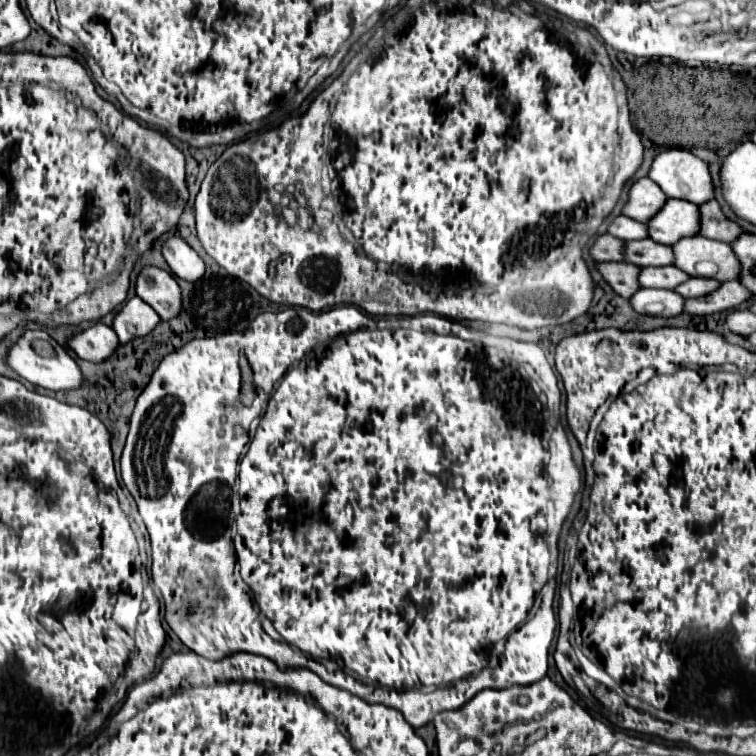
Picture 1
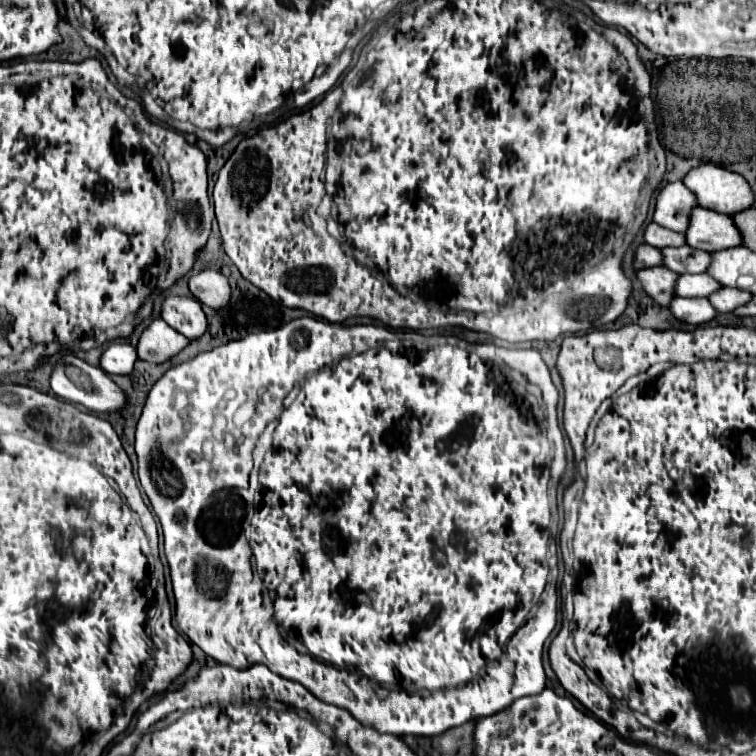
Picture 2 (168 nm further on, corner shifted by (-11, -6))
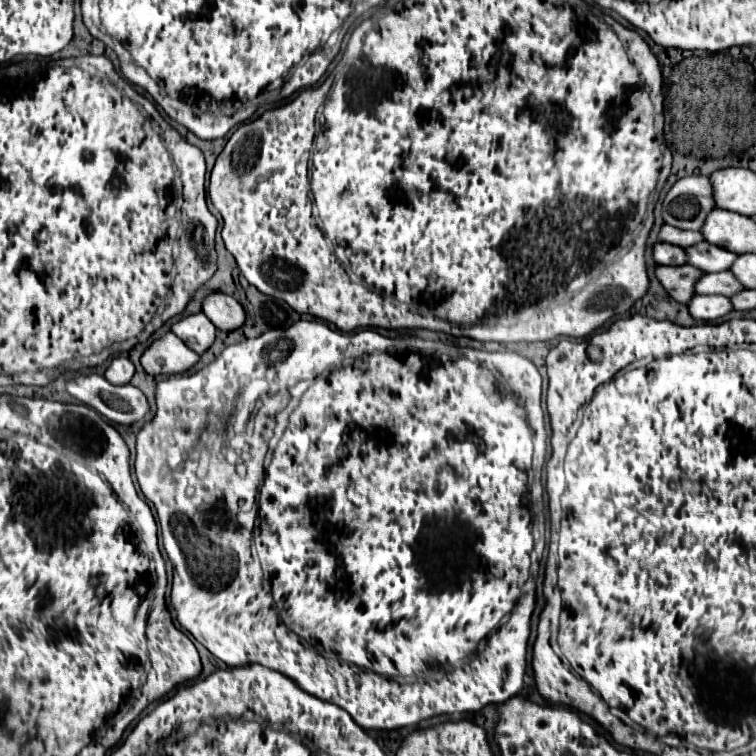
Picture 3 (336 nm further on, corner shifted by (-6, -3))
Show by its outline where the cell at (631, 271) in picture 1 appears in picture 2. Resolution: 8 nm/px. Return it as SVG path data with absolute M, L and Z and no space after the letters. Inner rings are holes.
M651 267L637 271L637 279L643 287L643 291L661 307L667 307L667 303L675 297L673 283L677 275L673 271L667 271L667 267Z

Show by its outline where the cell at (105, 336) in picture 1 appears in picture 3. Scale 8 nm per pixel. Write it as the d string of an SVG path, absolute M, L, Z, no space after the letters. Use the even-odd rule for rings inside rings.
M118 356L110 362L108 370L106 370L106 380L114 386L122 386L122 384L130 384L132 376L134 376L134 364L124 358L124 356Z

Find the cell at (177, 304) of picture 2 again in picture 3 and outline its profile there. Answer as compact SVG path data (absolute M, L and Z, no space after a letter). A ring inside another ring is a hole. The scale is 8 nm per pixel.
M200 312L182 318L172 326L172 332L188 344L198 356L202 356L216 340L216 326Z

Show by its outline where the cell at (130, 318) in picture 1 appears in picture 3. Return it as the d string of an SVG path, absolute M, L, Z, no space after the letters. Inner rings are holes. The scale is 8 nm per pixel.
M166 334L156 340L142 356L142 368L152 376L172 376L190 370L200 360L176 334Z

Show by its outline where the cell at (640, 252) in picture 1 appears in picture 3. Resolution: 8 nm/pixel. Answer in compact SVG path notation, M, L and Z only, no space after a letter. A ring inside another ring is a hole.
M700 242L694 248L688 248L686 254L688 254L688 264L698 266L704 272L730 270L734 260L738 258L738 254L724 250L720 246L714 246L710 242Z

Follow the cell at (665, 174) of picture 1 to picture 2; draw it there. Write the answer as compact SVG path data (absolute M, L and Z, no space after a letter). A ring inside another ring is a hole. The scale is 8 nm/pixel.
M701 163L693 167L683 177L683 185L695 195L699 207L713 209L717 213L733 215L753 203L749 183L741 175L715 163Z

